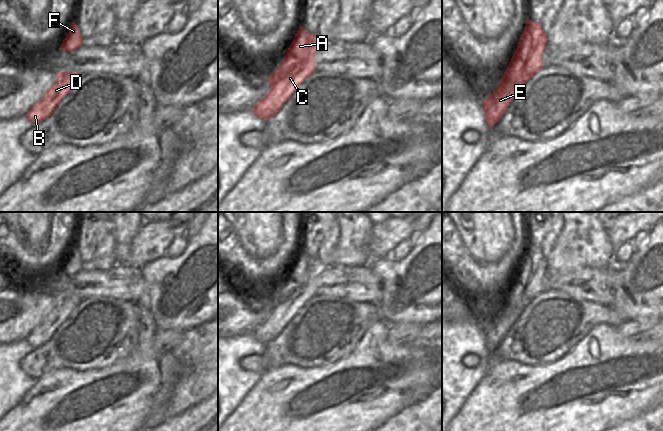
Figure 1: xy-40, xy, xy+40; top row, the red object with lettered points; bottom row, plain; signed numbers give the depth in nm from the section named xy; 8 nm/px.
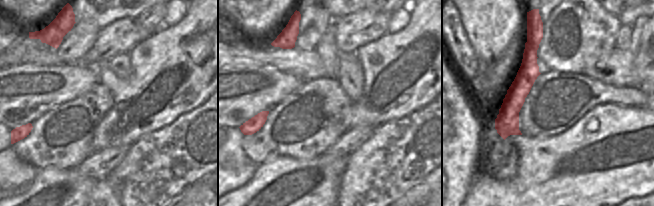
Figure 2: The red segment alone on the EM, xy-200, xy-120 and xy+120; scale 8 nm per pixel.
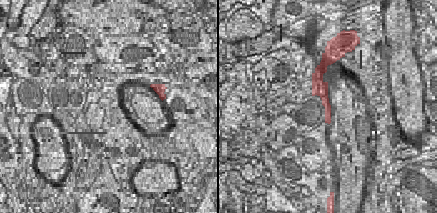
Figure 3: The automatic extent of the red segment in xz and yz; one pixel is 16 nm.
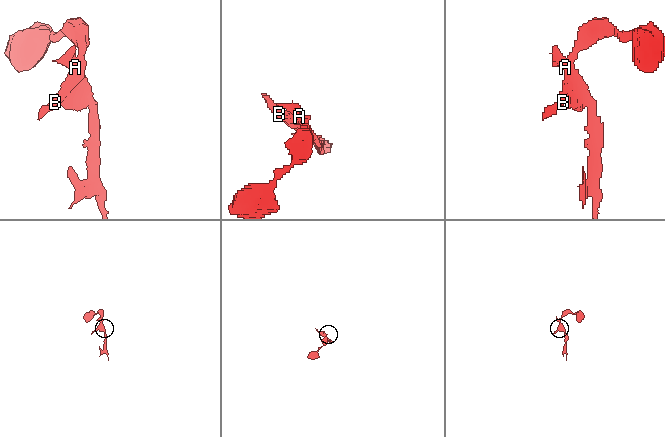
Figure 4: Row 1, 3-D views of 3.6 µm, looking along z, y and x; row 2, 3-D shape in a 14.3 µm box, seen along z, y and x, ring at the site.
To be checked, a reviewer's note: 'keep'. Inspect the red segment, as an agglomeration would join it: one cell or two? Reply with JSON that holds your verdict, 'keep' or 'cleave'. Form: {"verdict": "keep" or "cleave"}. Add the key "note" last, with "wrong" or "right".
{"verdict": "cleave", "note": "wrong"}

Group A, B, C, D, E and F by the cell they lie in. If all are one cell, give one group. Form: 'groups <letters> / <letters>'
groups A F / B C D E

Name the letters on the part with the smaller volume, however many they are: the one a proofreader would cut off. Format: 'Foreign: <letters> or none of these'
Foreign: A, F

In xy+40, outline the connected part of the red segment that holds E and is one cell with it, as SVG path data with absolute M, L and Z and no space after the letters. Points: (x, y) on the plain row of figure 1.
M527 243L524 255L531 257L533 267L523 295L523 303L516 308L507 308L501 304L497 313L486 324L483 324L483 335L490 354L501 343L509 328L517 320L524 308L534 298L545 292L543 289L543 277L547 268L547 258L543 255L541 246L533 246Z

